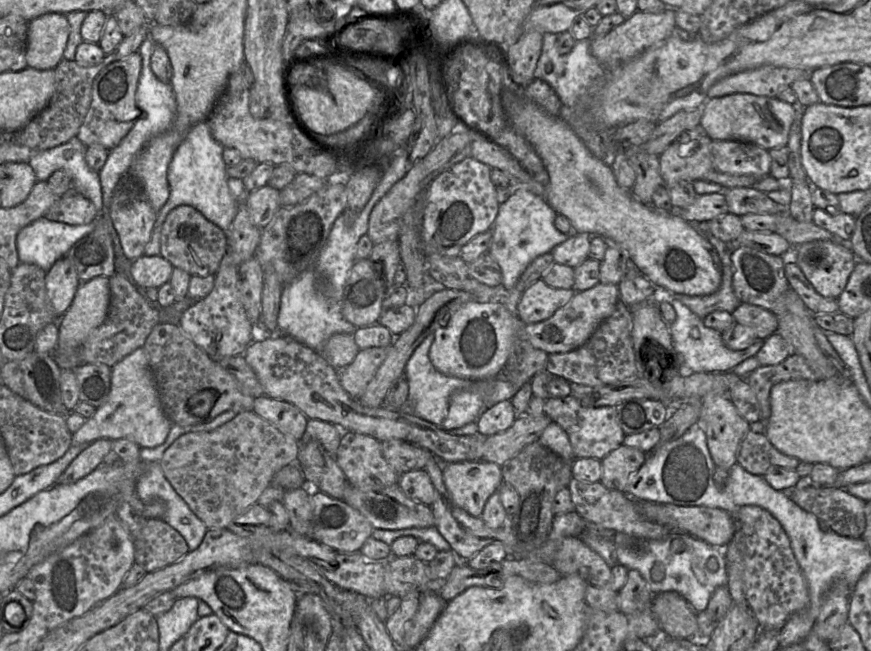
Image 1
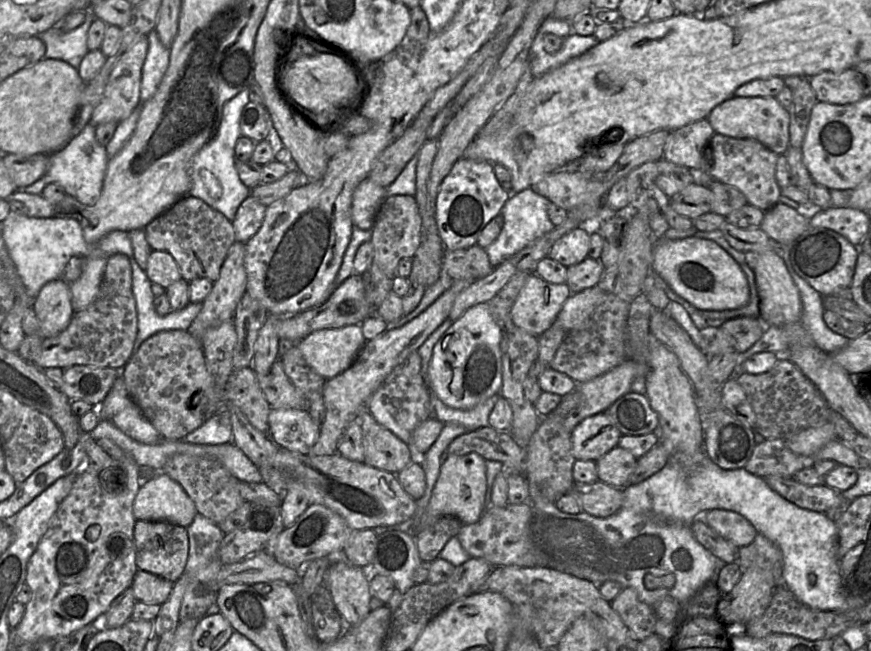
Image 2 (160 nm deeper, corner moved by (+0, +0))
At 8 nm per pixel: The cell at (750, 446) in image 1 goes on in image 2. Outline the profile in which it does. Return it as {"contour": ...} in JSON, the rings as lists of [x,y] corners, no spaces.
{"contour":[[[766,439],[756,444],[745,469],[756,476],[793,477],[805,468],[812,468],[814,457],[793,452],[782,439]]]}

